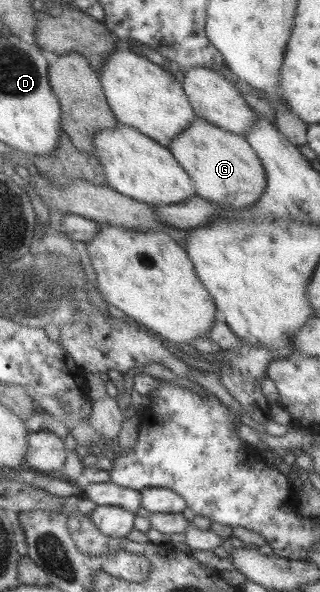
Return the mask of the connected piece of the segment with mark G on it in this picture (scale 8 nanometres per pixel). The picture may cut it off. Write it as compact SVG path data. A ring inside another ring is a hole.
M195 117L193 122L175 137L168 147L172 157L182 166L195 187L195 195L230 209L246 208L262 195L266 174L256 152L244 136L228 133L207 121Z

